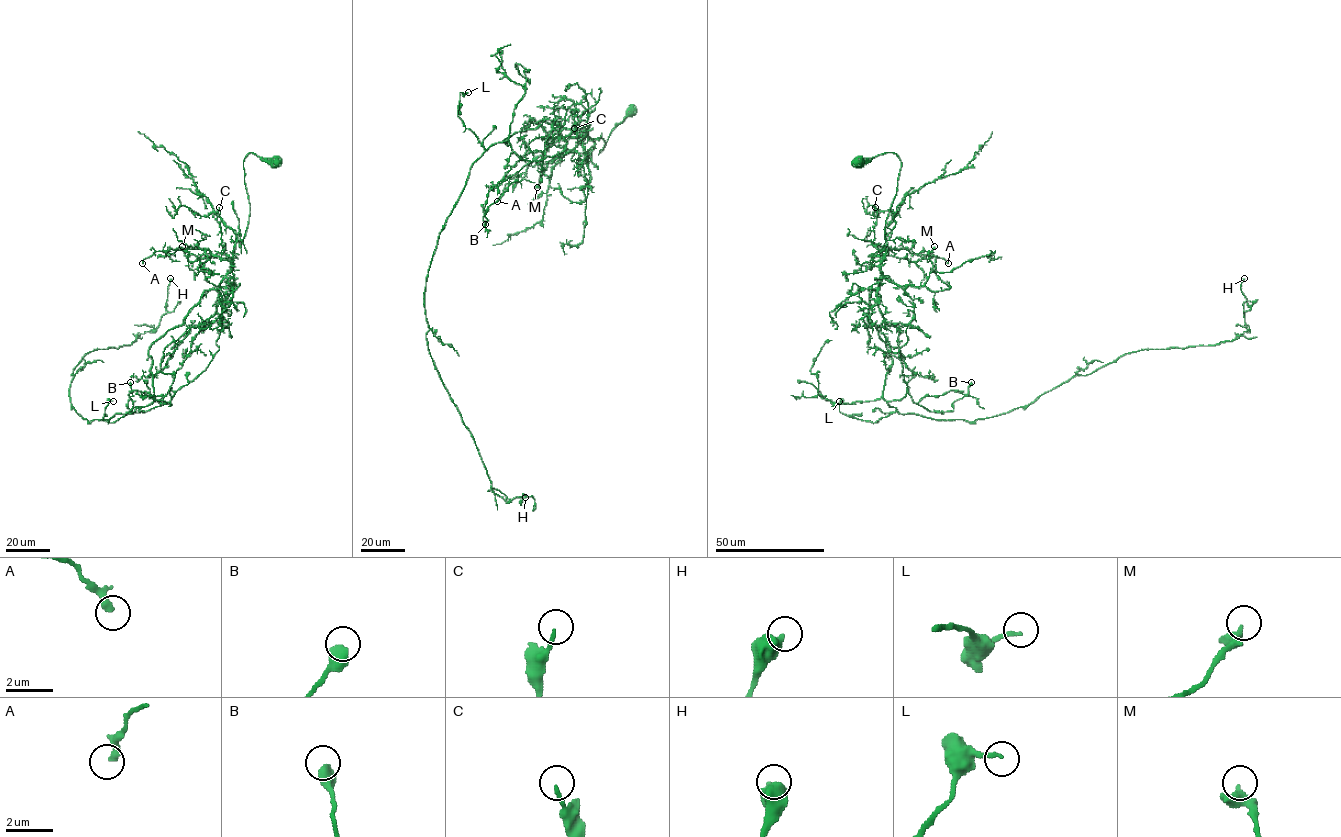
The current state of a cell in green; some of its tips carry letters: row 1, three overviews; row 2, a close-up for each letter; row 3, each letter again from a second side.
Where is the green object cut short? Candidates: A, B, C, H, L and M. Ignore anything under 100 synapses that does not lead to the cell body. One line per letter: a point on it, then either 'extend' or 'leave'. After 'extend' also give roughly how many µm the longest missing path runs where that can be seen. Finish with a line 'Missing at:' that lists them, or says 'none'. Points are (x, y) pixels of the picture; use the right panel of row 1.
A: at (948, 263); leave
B: at (971, 382); leave
C: at (875, 207); leave
H: at (1244, 278); leave
L: at (839, 401); leave
M: at (934, 246); leave
Missing at: none

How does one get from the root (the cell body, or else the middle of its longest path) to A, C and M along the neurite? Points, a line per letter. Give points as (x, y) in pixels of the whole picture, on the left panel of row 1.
A: (275, 161), (252, 153), (243, 161), (249, 216), (232, 257), (179, 248), (173, 254), (155, 251), (142, 263)
C: (275, 161), (252, 153), (243, 161), (249, 216), (232, 257), (221, 257), (225, 248), (216, 220), (219, 207)
M: (275, 161), (252, 153), (243, 161), (249, 216), (232, 257), (211, 255), (188, 262), (182, 246)

